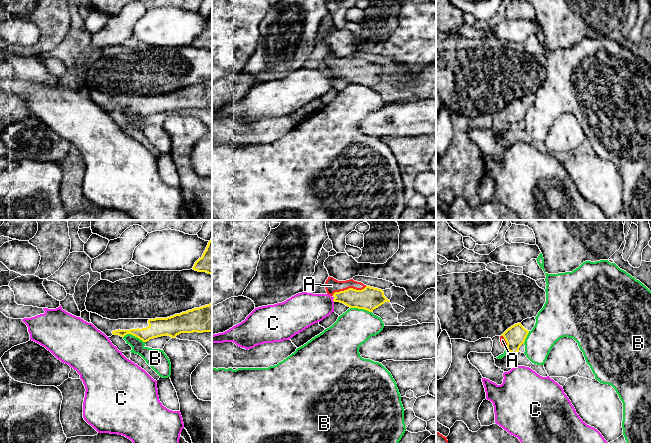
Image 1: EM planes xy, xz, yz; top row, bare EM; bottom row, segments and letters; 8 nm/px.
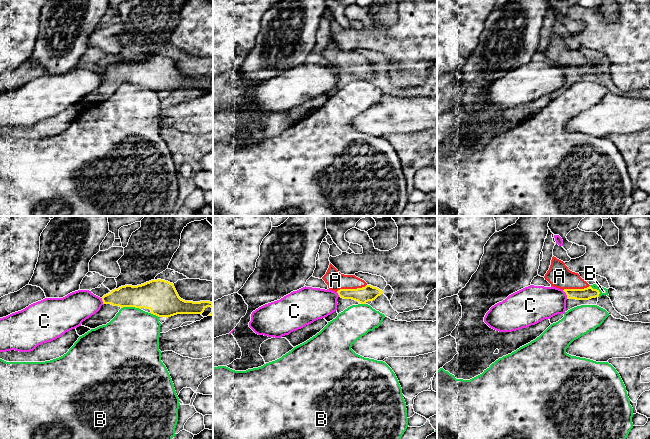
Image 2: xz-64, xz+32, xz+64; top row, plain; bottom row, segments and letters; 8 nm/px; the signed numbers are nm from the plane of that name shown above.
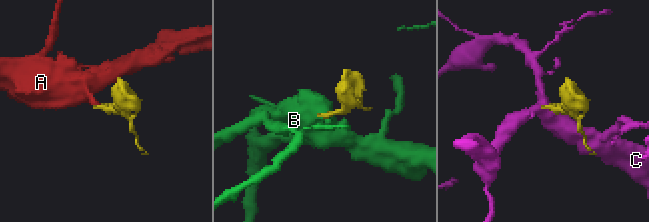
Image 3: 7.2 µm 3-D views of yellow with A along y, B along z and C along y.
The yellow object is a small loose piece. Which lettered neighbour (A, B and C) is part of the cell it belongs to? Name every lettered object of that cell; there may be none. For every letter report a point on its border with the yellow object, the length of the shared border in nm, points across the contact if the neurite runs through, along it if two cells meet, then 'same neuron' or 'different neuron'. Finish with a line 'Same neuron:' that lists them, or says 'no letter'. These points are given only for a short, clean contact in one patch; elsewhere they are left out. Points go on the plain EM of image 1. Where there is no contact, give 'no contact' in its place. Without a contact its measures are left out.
A: contact xz (349, 64); length 280 nm; way xz (369, 74), (356, 71), (349, 64), (334, 64), (331, 61); same neuron
B: contact xy (134, 111); length 190 nm; border xy (123, 112), (132, 110), (145, 118); different neuron
C: contact xz (333, 75); length 50 nm; border xz (333, 72), (334, 77); different neuron
Same neuron: A

